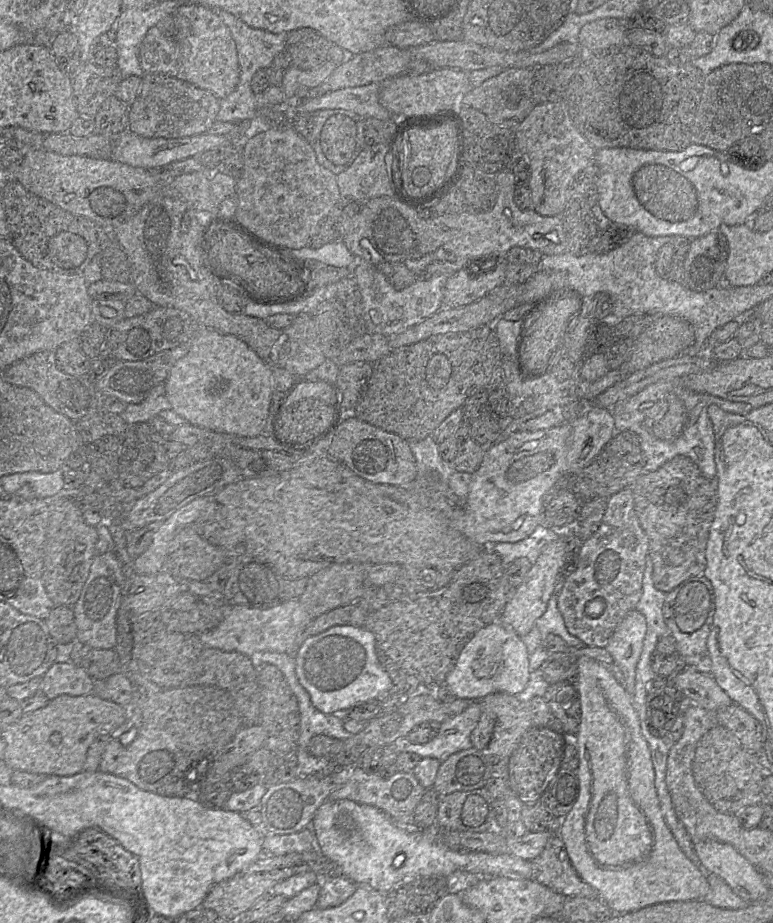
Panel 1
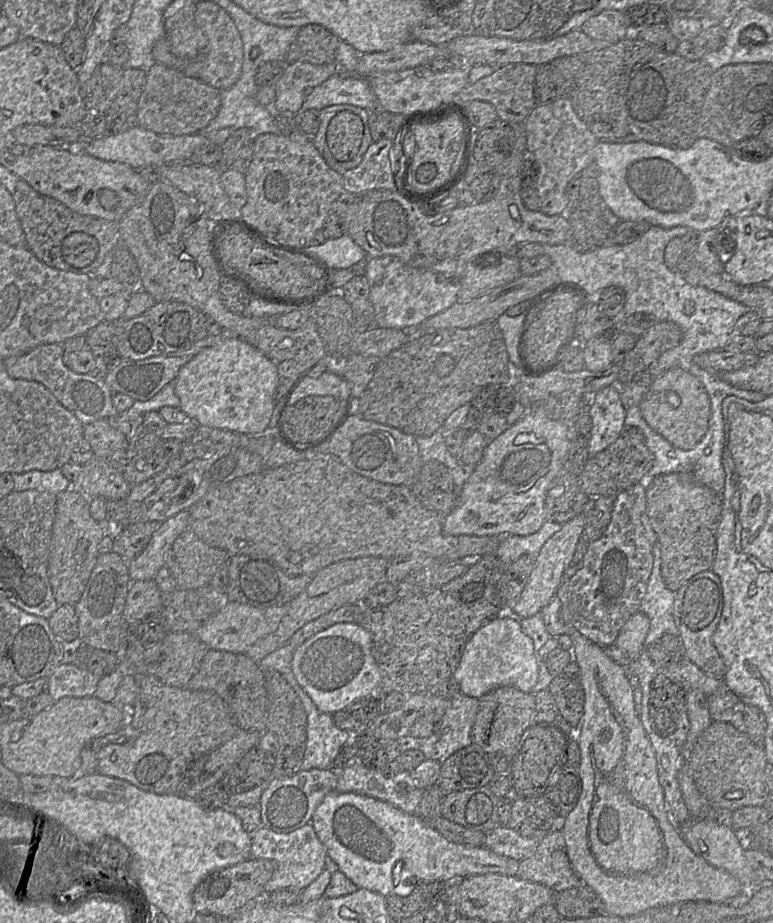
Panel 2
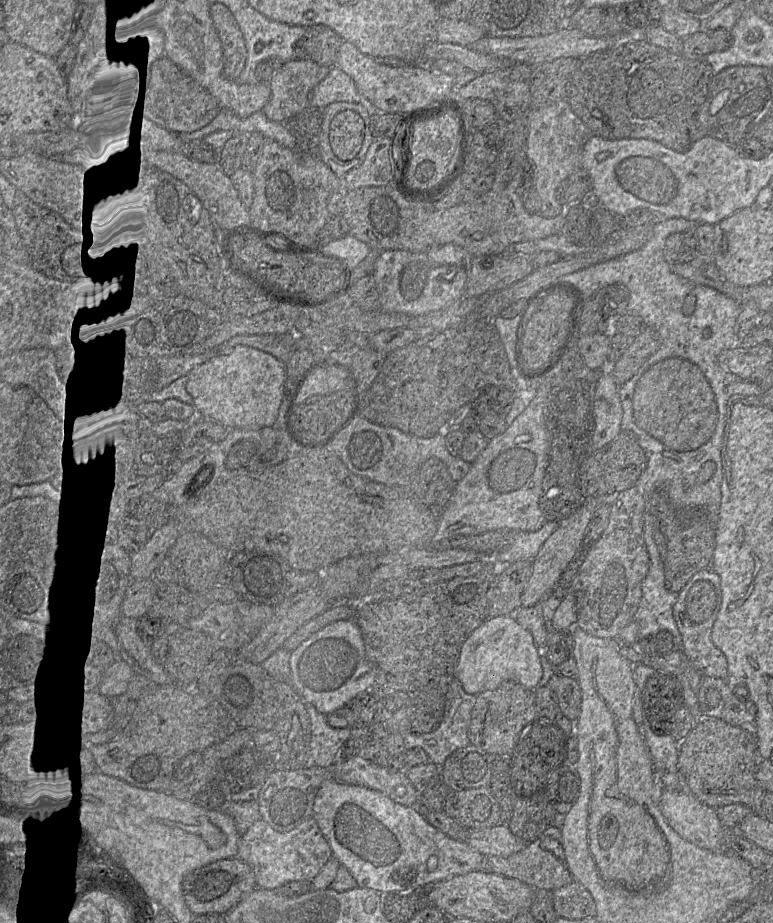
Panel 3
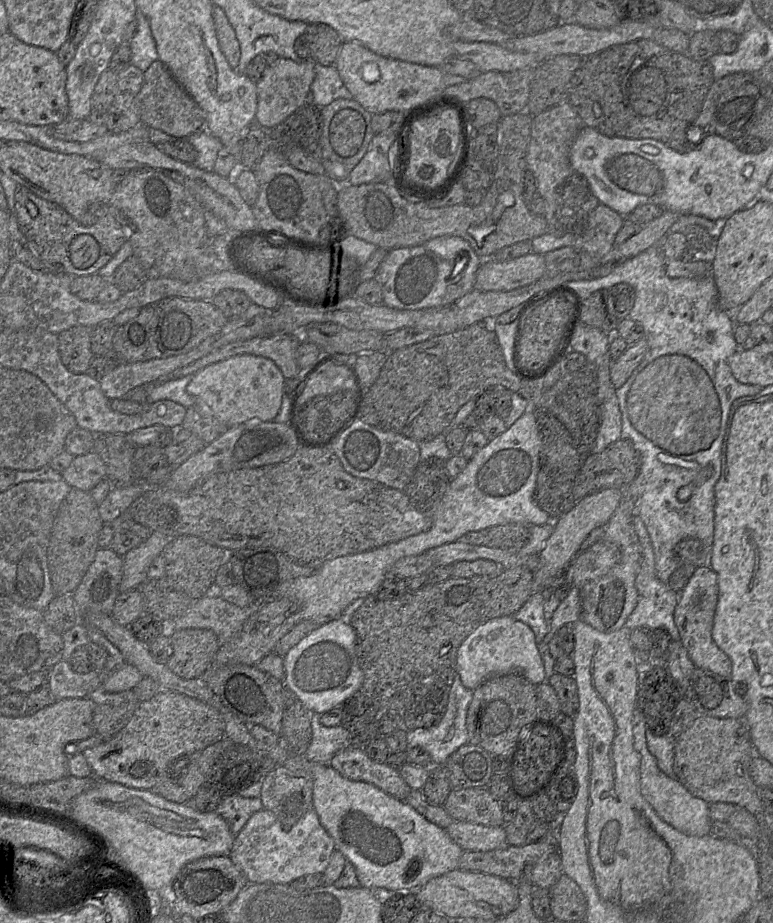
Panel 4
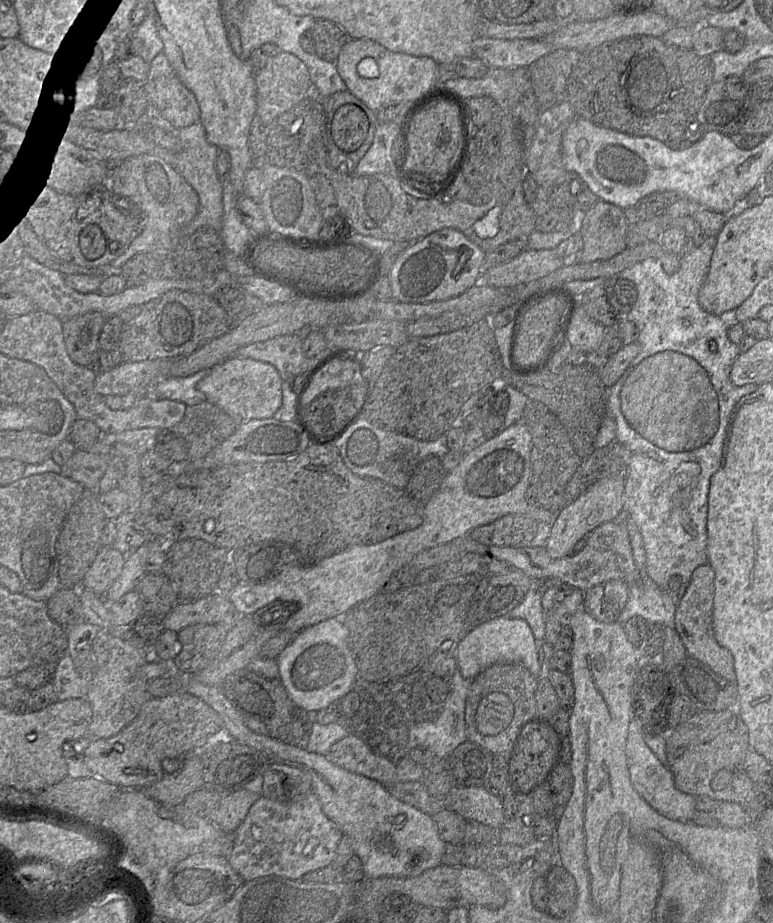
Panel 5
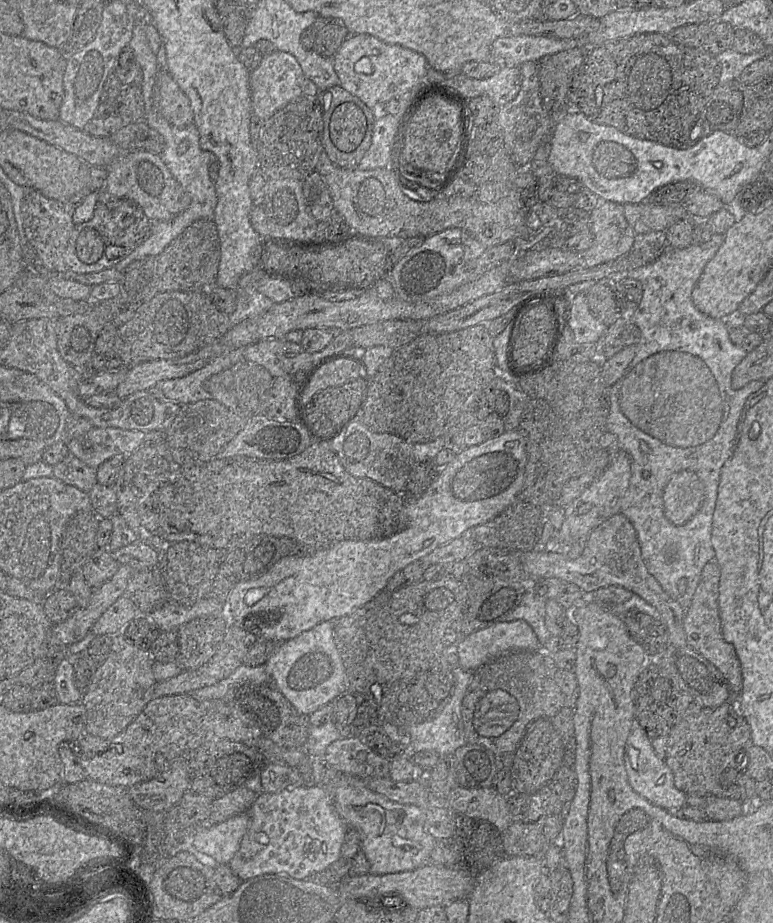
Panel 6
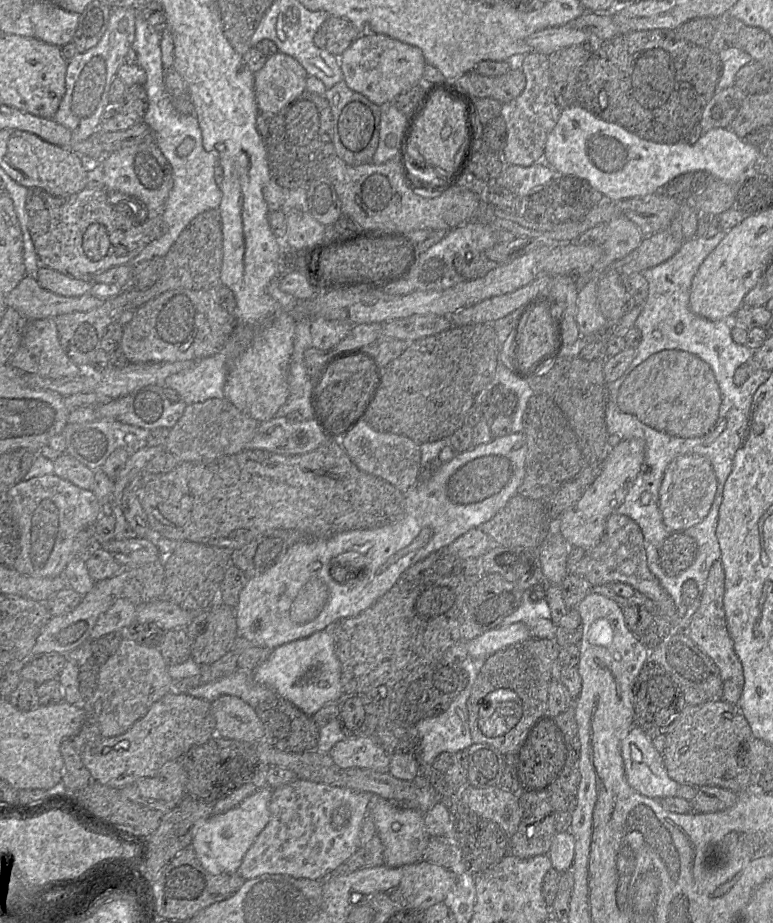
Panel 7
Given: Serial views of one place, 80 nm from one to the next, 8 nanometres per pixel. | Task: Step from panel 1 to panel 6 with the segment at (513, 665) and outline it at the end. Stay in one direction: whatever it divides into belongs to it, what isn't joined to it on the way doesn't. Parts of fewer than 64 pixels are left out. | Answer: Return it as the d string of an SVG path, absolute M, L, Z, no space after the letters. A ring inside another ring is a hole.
M524 620L499 622L466 635L458 644L459 666L476 671L493 658L510 651L540 650L539 640Z

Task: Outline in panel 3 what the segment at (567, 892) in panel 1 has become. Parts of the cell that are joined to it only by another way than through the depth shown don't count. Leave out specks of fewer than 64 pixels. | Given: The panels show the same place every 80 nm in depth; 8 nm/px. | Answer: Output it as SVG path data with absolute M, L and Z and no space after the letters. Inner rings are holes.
M549 826L537 840L526 843L523 849L506 858L484 856L481 871L517 879L536 890L554 891L573 881L572 875L566 867L561 841L561 830Z

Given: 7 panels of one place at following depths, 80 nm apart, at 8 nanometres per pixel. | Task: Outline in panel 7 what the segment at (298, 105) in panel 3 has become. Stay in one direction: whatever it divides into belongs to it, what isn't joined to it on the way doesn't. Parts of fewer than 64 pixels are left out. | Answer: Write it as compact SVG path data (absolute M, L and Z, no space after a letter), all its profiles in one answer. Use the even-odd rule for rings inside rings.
M275 53L267 56L264 66L253 73L254 92L259 112L276 114L306 90L307 72L292 56Z

